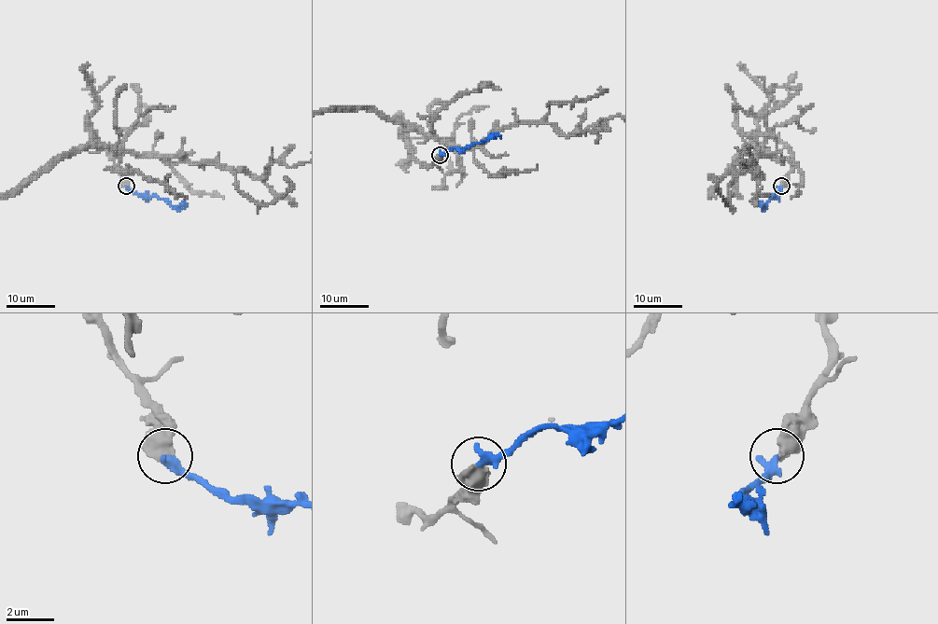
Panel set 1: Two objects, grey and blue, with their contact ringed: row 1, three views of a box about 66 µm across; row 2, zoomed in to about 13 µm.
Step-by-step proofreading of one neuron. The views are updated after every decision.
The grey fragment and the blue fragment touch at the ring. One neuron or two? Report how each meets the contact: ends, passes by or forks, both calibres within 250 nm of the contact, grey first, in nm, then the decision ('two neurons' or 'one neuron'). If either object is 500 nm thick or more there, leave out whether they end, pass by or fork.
calibres 650 and 320 nm; one neuron

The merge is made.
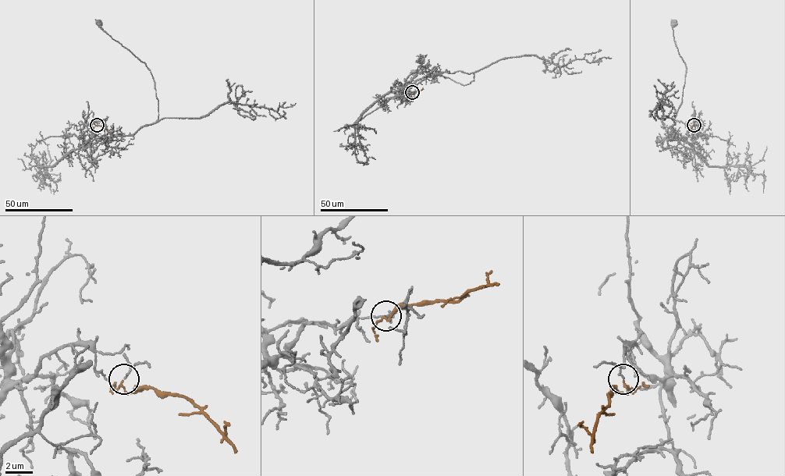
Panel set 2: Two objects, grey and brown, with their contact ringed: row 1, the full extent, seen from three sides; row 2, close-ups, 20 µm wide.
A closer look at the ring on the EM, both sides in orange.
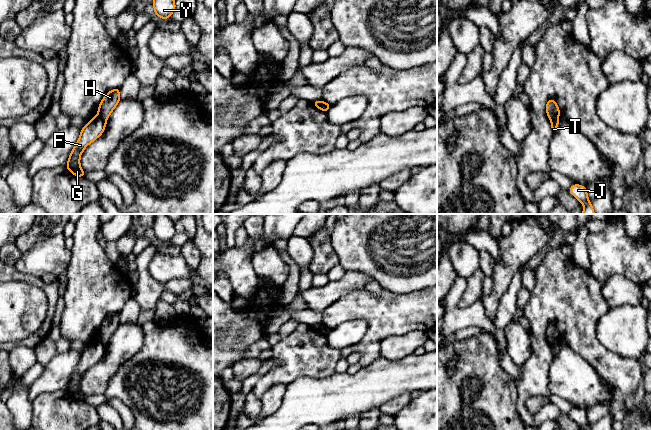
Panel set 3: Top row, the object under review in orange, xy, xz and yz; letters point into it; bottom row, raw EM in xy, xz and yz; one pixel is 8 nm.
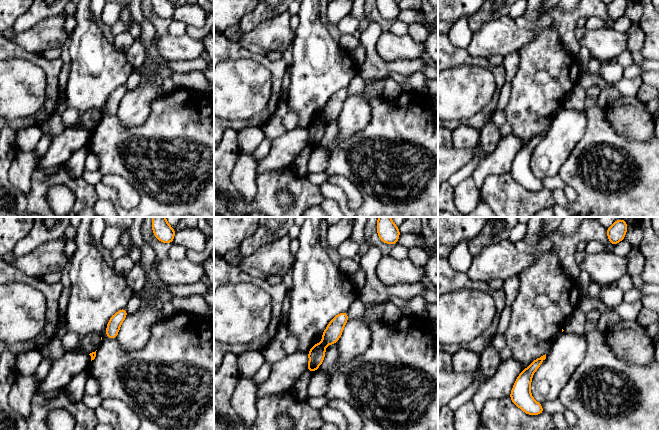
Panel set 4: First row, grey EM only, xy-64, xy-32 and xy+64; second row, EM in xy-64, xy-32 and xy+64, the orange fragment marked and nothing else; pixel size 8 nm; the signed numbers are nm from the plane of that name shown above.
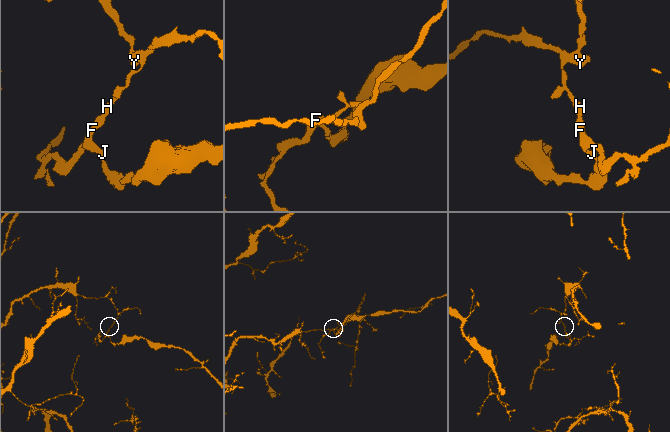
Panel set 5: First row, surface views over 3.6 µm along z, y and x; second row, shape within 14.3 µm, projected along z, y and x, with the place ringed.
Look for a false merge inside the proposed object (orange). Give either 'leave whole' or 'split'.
split

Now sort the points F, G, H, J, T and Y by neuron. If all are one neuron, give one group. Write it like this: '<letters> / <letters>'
F G J T / H Y

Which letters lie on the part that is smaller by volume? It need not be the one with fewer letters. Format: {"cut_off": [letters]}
{"cut_off": ["F", "G", "J", "T"]}

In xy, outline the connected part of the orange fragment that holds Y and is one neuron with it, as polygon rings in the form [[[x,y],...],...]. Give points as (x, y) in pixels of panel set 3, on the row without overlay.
[[[154,214],[154,237],[168,244],[171,238],[175,235],[175,222],[172,221],[166,214]]]

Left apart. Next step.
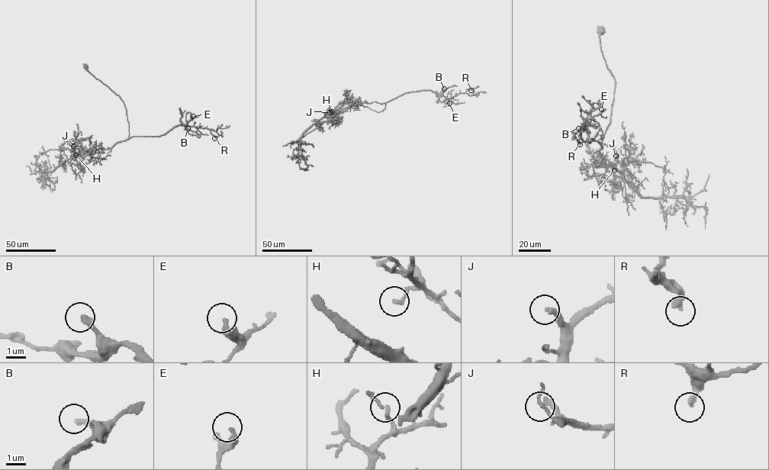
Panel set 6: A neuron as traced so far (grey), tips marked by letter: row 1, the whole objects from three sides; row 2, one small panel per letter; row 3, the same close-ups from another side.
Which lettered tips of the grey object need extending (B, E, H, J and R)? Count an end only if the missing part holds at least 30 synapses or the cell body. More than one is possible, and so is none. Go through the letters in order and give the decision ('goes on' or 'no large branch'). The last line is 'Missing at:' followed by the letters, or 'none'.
B: no large branch
E: no large branch
H: no large branch
J: goes on
R: no large branch
Missing at: J

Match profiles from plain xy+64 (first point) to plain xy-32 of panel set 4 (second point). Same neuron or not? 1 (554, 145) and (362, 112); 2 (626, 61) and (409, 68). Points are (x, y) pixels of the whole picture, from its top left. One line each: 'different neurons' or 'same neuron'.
1: same neuron
2: same neuron

